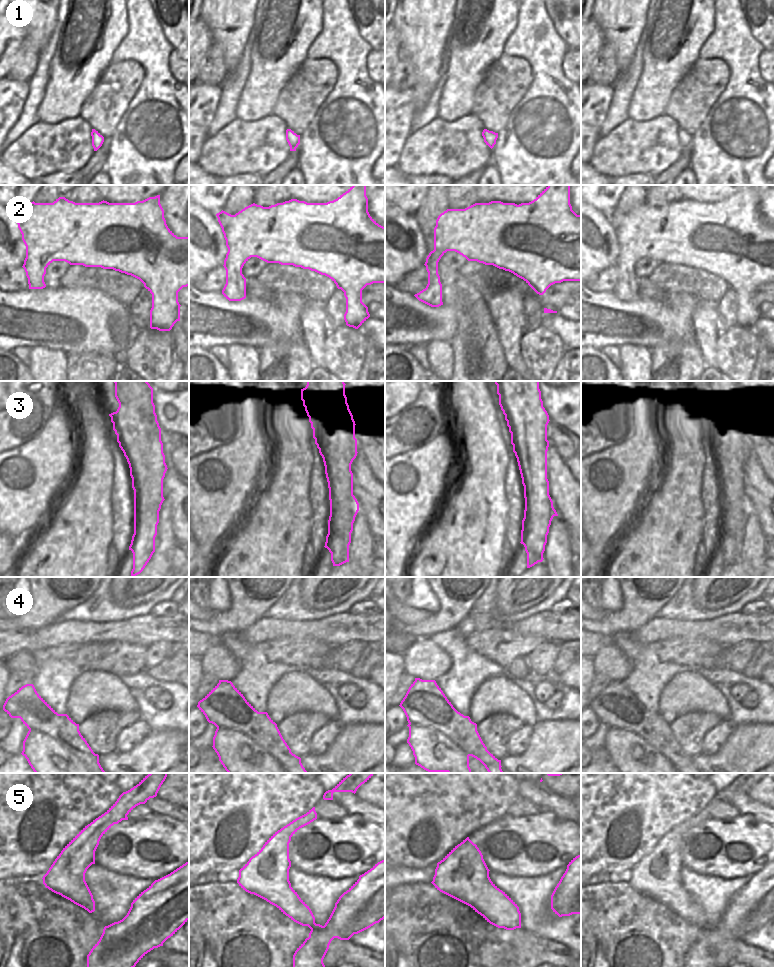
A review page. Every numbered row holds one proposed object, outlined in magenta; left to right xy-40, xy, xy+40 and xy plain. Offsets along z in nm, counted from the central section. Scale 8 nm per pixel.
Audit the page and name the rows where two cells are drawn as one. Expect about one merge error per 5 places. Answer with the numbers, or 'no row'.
3, 4

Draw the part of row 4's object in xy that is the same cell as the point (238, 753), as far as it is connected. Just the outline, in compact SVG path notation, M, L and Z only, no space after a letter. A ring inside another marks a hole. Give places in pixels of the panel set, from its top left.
M217 728L213 749L228 773L307 773L301 758L293 754L282 763L242 732Z

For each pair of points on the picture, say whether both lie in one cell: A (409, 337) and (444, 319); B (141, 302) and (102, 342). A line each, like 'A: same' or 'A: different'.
A: same
B: different

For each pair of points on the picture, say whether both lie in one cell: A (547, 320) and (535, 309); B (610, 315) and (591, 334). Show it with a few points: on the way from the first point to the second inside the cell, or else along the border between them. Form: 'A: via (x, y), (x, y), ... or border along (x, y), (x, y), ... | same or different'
A: border along (544, 313), (541, 324) | different
B: via (605, 320), (596, 329) | same

